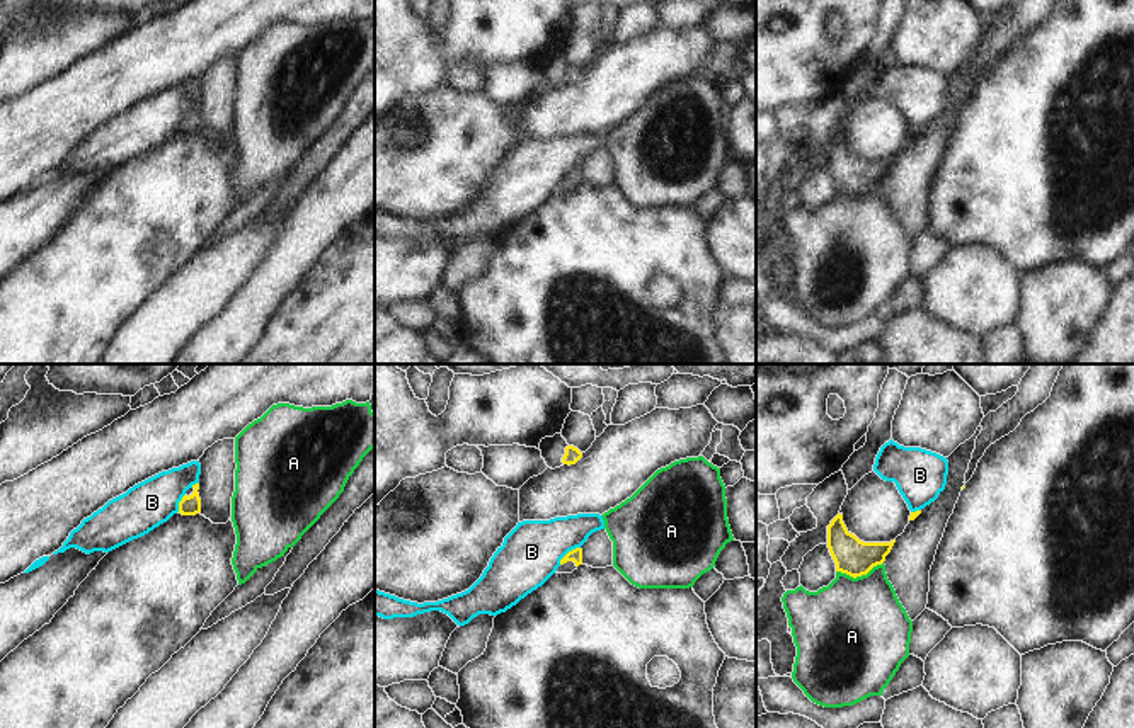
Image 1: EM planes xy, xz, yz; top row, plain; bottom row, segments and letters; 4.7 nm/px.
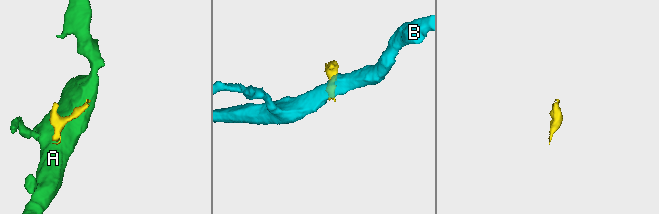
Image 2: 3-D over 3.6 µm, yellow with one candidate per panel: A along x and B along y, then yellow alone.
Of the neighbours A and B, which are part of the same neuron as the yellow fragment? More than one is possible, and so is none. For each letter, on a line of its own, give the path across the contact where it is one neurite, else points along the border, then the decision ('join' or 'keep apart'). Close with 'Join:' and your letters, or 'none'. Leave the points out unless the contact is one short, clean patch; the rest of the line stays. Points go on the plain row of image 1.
A: keep apart
B: border xz (579, 165), (572, 167), (559, 182); keep apart
Join: none

